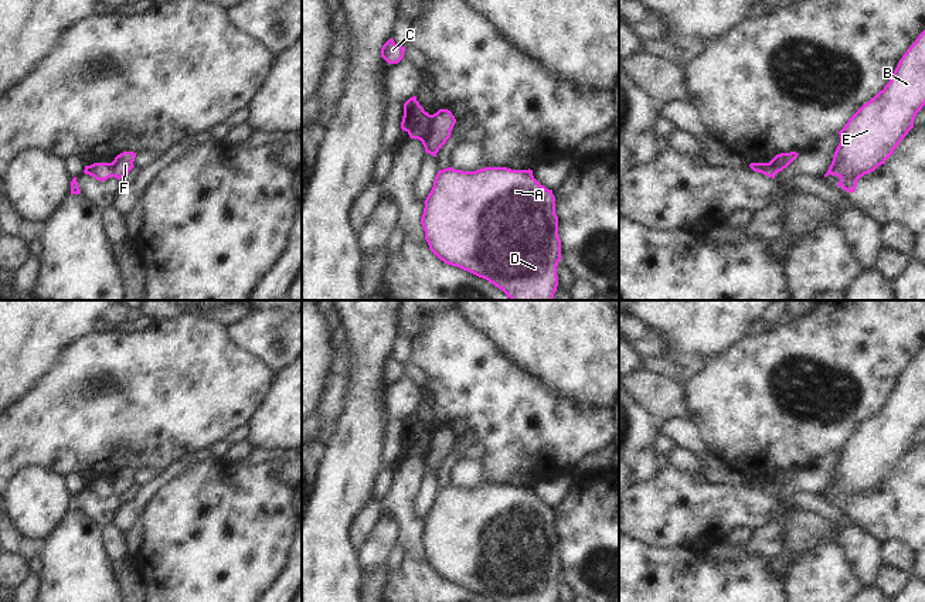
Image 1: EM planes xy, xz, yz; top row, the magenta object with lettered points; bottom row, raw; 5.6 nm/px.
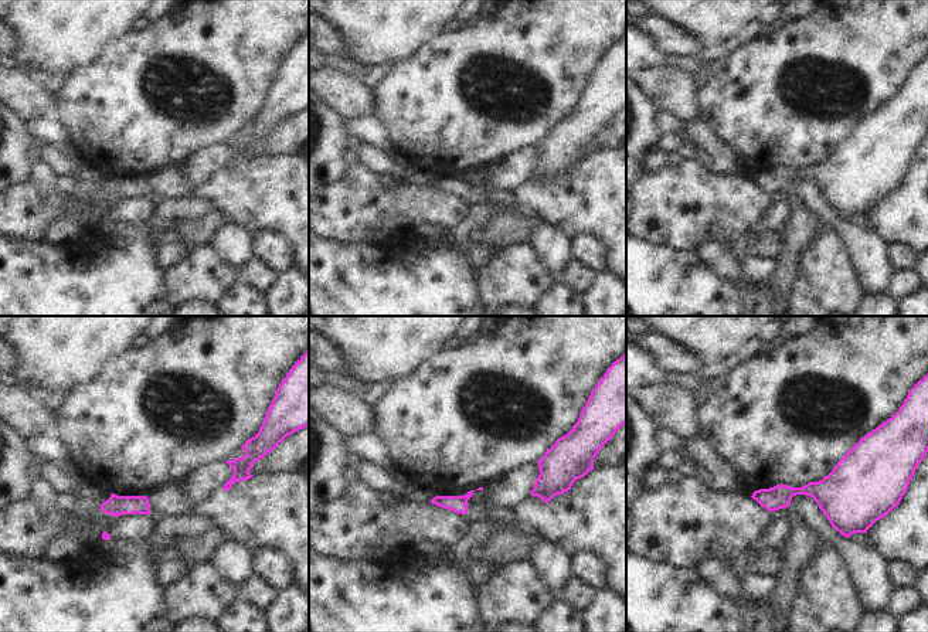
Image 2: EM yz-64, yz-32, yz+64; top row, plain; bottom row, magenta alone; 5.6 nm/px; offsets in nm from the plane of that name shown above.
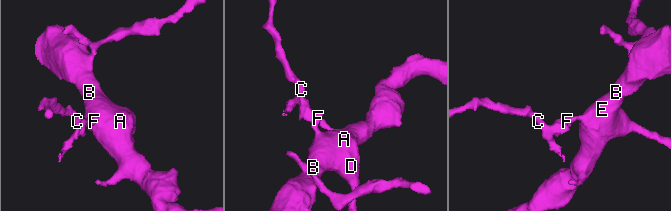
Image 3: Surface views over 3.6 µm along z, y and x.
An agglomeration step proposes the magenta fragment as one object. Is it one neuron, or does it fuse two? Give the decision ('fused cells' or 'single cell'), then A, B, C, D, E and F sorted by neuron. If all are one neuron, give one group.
fused cells; A B D E F / C

